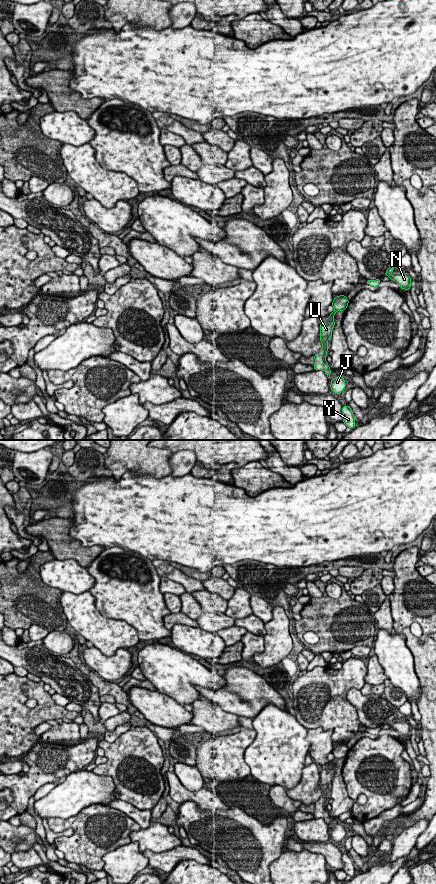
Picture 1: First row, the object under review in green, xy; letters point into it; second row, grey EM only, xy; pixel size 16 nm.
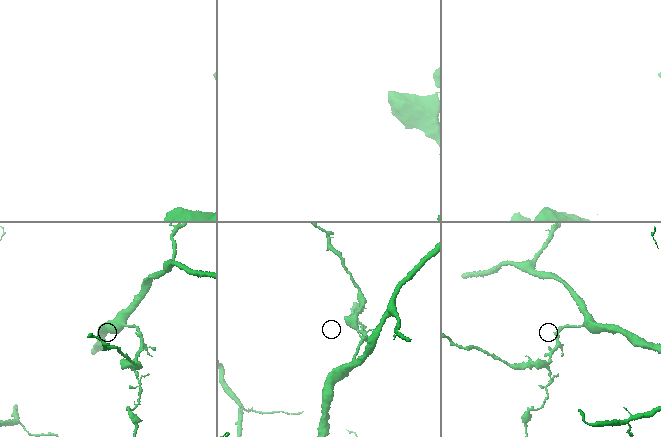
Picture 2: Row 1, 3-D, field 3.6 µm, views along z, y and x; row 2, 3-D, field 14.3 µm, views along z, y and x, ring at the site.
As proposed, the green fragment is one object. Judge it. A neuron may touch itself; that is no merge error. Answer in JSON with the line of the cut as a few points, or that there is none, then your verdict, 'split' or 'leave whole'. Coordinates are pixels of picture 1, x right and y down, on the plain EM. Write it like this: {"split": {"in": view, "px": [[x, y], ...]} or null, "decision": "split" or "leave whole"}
{"split": null, "decision": "leave whole"}

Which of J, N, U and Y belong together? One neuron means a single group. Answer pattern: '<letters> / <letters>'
J N U Y

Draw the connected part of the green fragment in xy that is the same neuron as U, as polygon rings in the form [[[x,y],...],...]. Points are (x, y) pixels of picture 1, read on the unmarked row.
[[[345,743],[336,744],[331,752],[334,755],[334,759],[330,761],[330,764],[324,770],[320,770],[319,788],[322,791],[322,796],[314,803],[315,811],[313,815],[314,818],[324,819],[328,826],[330,826],[331,818],[325,806],[328,799],[327,789],[332,786],[332,778],[335,774],[333,765],[337,759],[346,758],[348,752],[349,748]]]

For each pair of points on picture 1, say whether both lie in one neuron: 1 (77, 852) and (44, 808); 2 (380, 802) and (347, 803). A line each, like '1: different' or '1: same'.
1: different
2: different

